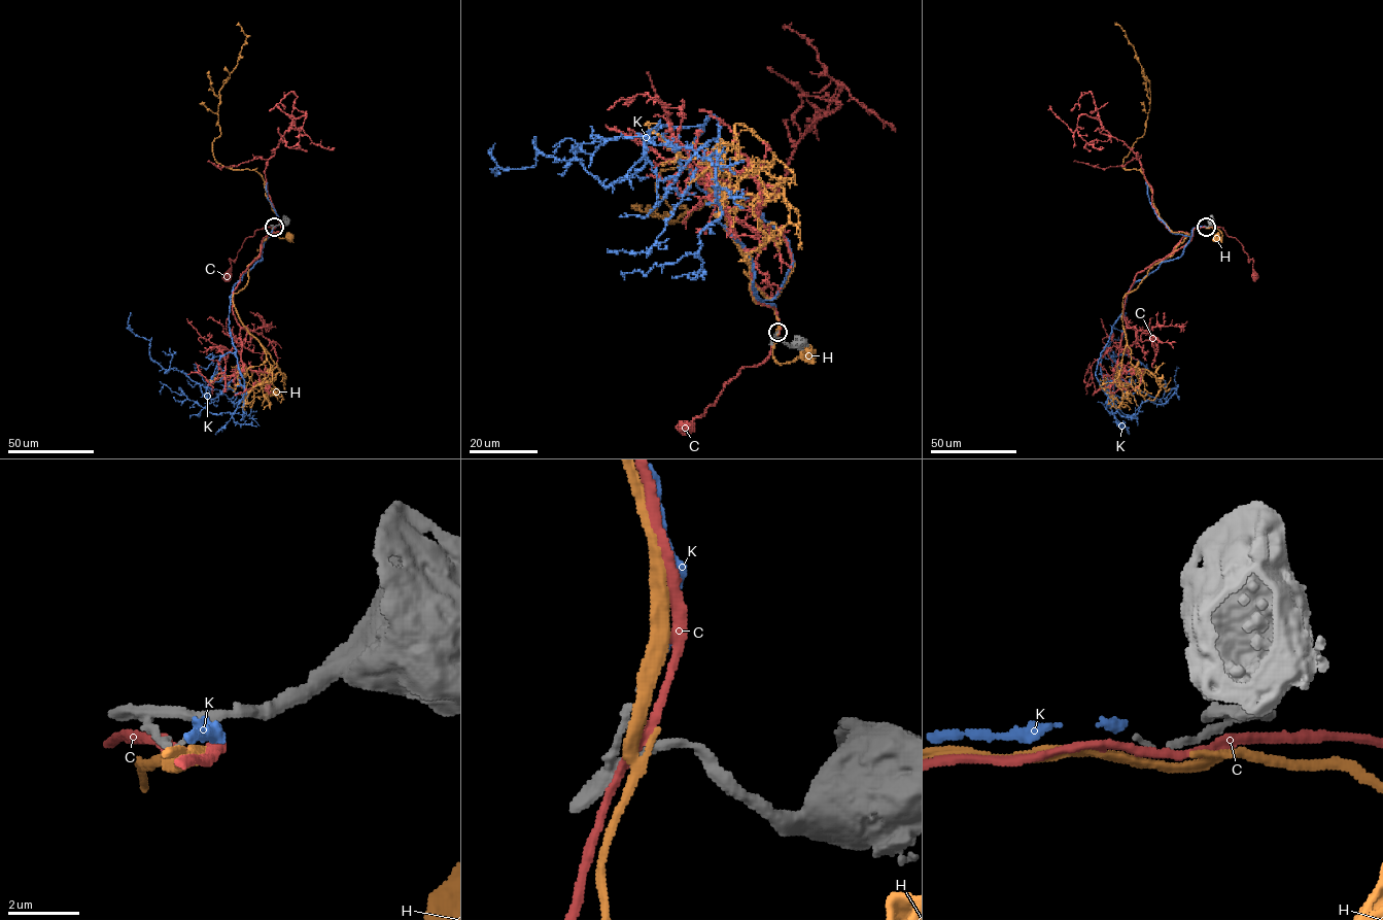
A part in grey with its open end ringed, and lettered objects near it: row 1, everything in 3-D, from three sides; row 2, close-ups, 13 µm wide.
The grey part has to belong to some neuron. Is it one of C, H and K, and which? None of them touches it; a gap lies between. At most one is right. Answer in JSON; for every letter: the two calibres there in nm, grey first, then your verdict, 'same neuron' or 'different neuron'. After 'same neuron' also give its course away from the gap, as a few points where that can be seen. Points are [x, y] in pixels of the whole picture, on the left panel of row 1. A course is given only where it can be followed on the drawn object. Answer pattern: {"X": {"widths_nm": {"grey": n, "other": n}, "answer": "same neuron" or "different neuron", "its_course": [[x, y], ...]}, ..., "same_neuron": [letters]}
{"C": {"widths_nm": {"grey": 110, "other": 220}, "answer": "different neuron"}, "H": {"widths_nm": {"grey": 110, "other": 260}, "answer": "different neuron"}, "K": {"widths_nm": {"grey": 110, "other": 240}, "answer": "same neuron", "its_course": [[274, 226], [234, 286], [236, 350], [207, 397], [150, 359], [131, 312]]}, "same_neuron": ["K"]}

